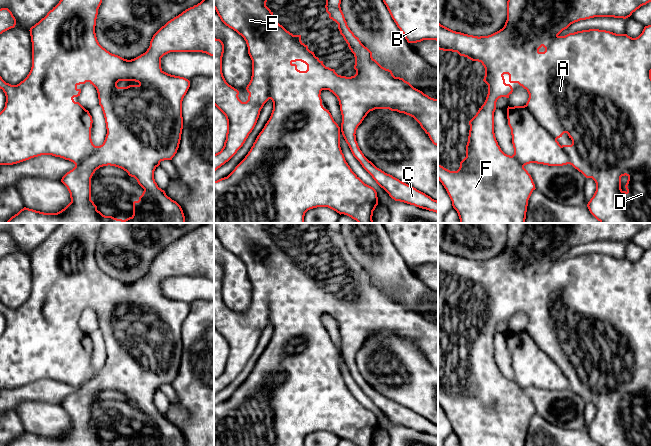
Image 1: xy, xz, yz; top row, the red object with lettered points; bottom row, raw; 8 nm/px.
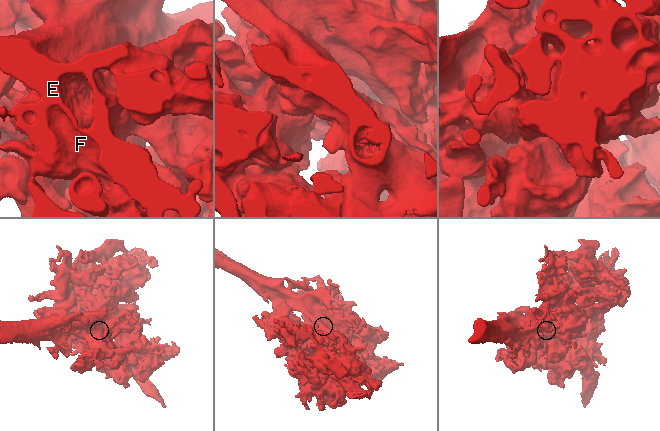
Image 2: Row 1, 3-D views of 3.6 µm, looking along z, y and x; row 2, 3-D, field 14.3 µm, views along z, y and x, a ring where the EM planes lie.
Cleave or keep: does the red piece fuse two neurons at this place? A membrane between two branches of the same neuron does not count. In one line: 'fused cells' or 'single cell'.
single cell

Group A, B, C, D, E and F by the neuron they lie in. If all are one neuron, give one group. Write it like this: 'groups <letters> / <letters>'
groups A B C D E F

